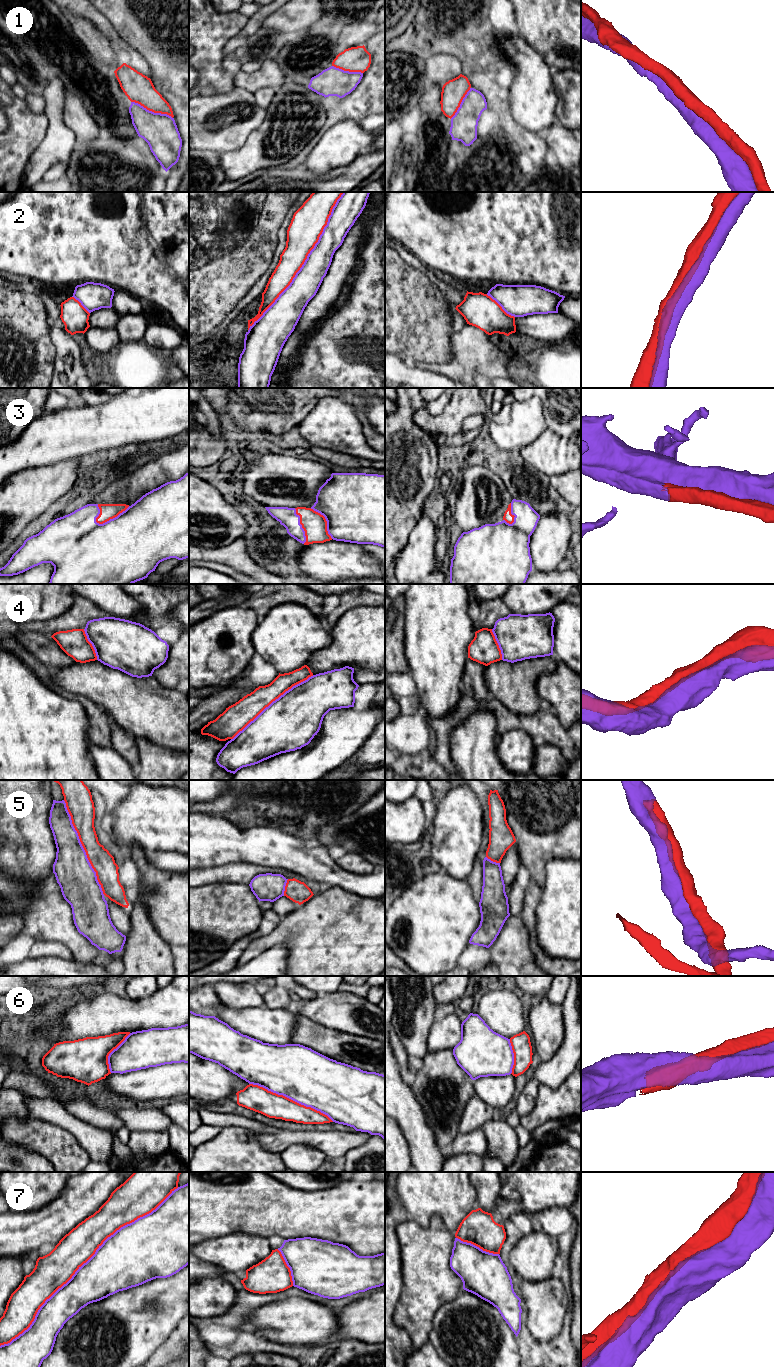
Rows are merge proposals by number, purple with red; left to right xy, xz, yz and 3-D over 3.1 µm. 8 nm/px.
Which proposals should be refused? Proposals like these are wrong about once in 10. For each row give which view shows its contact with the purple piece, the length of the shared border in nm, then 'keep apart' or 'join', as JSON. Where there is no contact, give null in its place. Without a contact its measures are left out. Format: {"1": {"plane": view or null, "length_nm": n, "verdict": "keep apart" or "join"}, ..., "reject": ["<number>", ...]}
{"1": {"plane": "xy", "length_nm": 360, "verdict": "join"}, "2": {"plane": "xz", "length_nm": 1350, "verdict": "keep apart"}, "3": {"plane": "xy", "length_nm": 300, "verdict": "join"}, "4": {"plane": "xz", "length_nm": 850, "verdict": "join"}, "5": {"plane": "xy", "length_nm": 850, "verdict": "join"}, "6": {"plane": "xz", "length_nm": 750, "verdict": "join"}, "7": {"plane": "xy", "length_nm": 1900, "verdict": "join"}, "reject": ["2"]}

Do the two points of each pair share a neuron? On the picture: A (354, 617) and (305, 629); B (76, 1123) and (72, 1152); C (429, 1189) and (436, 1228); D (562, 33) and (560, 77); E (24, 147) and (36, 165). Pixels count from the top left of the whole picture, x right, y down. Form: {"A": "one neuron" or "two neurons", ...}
{"A": "two neurons", "B": "two neurons", "C": "two neurons", "D": "two neurons", "E": "two neurons"}

